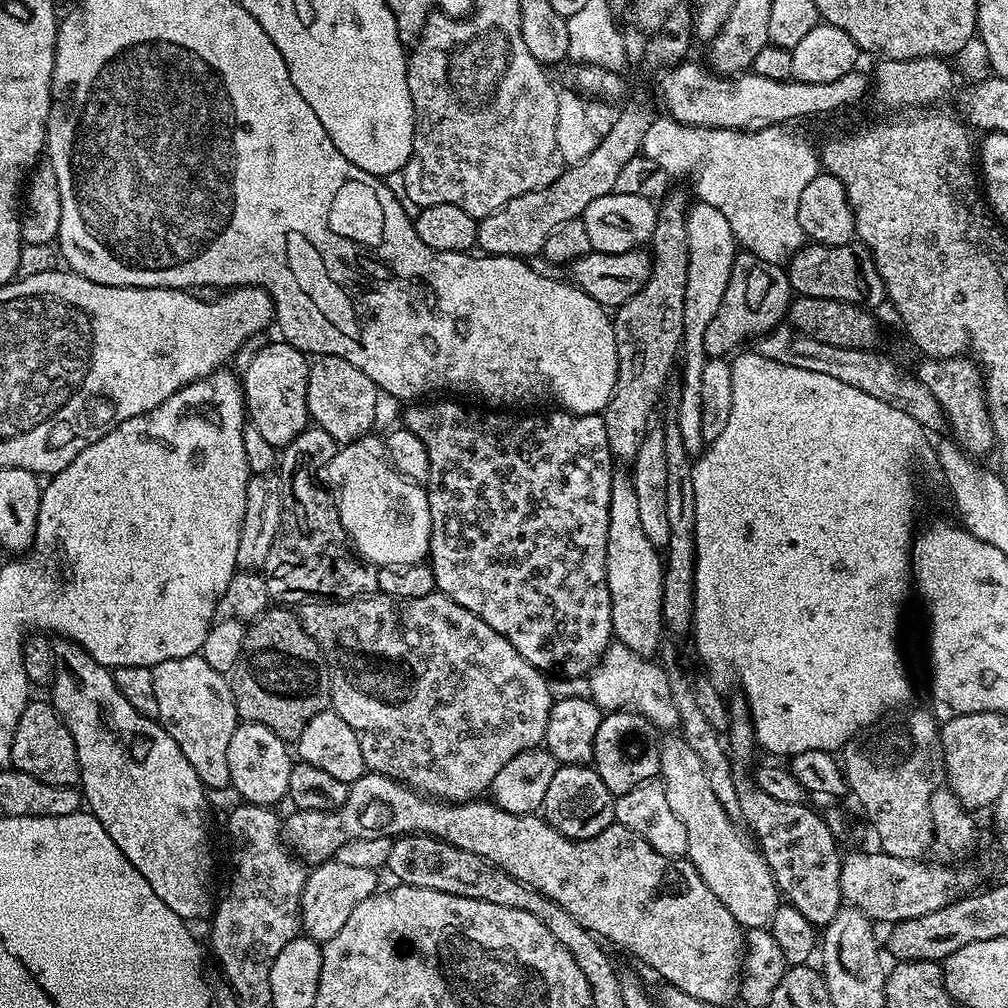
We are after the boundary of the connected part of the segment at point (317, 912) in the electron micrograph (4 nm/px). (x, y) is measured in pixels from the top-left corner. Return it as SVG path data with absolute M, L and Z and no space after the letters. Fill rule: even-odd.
M335 858L315 865L308 873L300 899L300 926L303 935L317 942L334 938L334 934L346 926L346 918L350 918L354 906L377 891L376 876L373 869L346 866L346 862L338 862Z

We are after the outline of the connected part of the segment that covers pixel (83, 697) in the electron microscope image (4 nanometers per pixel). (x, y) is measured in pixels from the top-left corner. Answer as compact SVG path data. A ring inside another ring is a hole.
M63 638L57 639L53 643L52 649L56 655L56 669L50 685L50 691L52 691L50 702L56 707L56 713L64 719L64 725L74 738L80 767L79 787L82 789L82 800L87 811L96 816L98 822L102 822L102 826L106 830L106 834L110 834L114 846L118 846L118 850L122 850L122 854L136 867L138 874L142 874L142 878L146 878L146 882L150 882L154 894L158 894L158 898L162 898L162 902L166 902L166 906L170 906L170 910L174 910L174 914L178 914L189 922L200 920L203 916L204 919L211 917L214 911L214 895L212 896L212 888L208 885L208 879L212 876L212 844L208 841L208 816L204 813L208 808L208 800L204 797L206 795L204 783L198 778L194 766L190 766L190 762L186 762L186 754L182 754L178 742L174 742L174 738L170 738L170 734L166 734L162 725L156 720L138 714L138 710L134 710L134 706L130 706L130 702L126 702L126 698L122 698L122 690L118 690L111 671L103 668L98 662L94 662L94 658L90 658L90 654L86 654L86 650L82 650L71 640Z

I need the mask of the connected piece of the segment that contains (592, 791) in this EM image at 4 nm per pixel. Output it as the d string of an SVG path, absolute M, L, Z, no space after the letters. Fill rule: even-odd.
M562 764L557 767L554 778L550 778L542 815L550 826L554 826L554 830L558 830L566 838L589 840L602 834L602 830L614 823L615 805L616 797L610 790L606 790L606 782L602 782L595 767L587 764Z

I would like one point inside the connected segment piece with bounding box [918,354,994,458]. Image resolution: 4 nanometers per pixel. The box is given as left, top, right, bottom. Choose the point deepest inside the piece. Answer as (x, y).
(956, 382)

